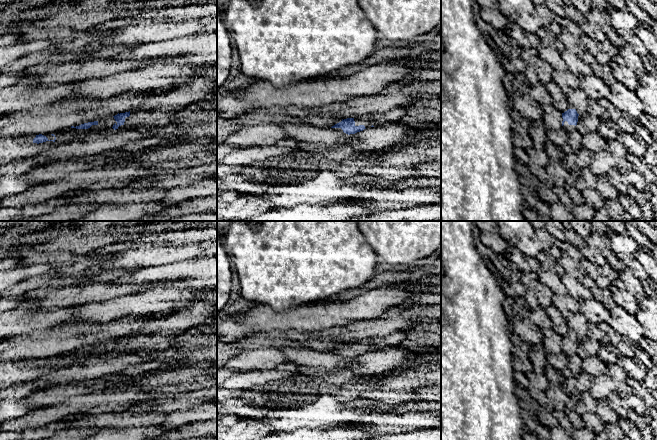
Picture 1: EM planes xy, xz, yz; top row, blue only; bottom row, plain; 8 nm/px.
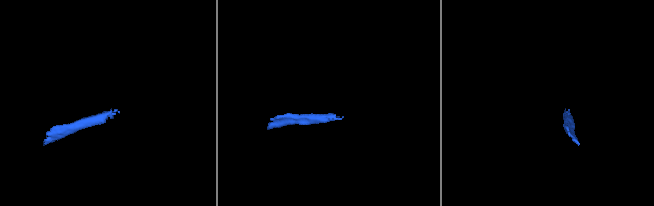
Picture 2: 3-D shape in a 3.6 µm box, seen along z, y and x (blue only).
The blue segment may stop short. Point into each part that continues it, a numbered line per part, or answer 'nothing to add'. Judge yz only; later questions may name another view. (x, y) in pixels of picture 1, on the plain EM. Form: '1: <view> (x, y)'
1: yz (568, 352)

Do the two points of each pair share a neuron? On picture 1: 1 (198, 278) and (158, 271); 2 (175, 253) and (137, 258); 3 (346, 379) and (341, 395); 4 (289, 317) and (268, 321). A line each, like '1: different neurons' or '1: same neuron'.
1: same neuron
2: same neuron
3: different neurons
4: same neuron

